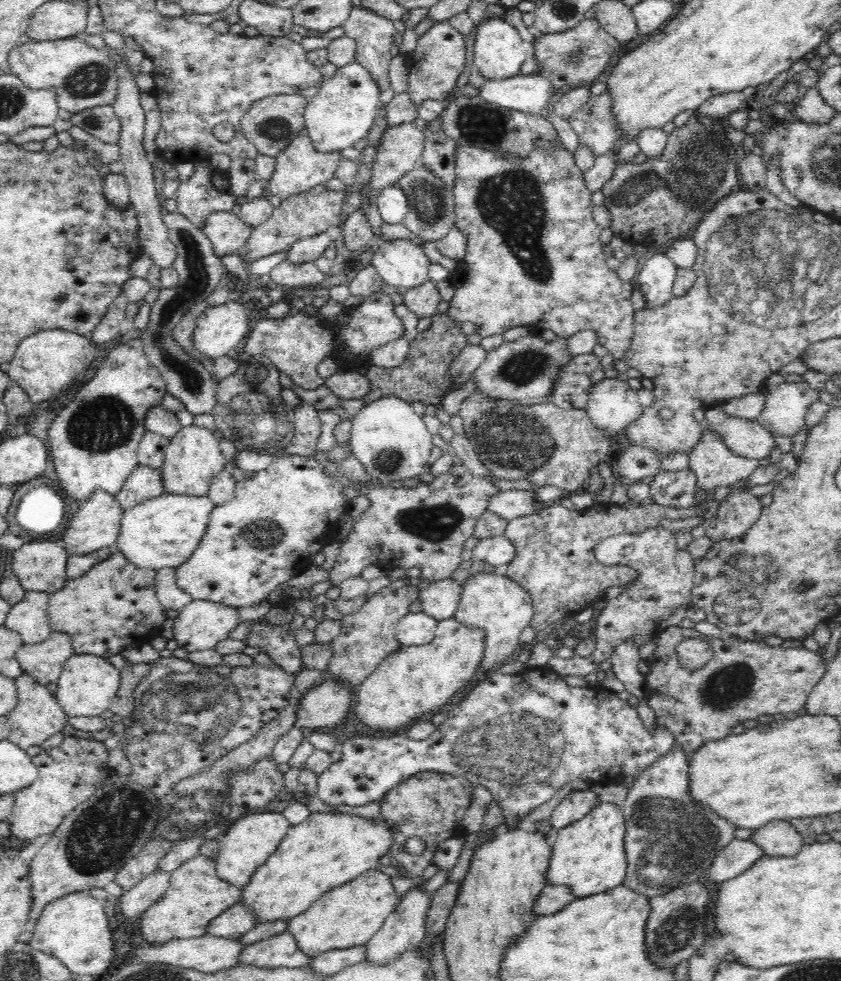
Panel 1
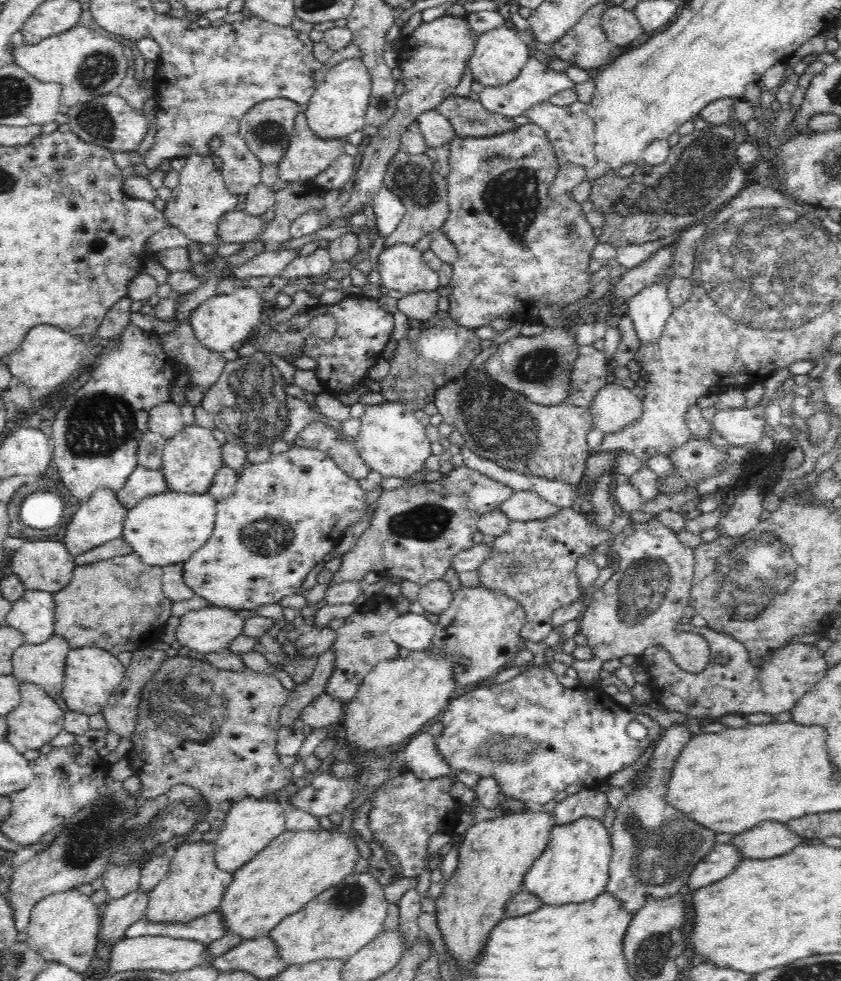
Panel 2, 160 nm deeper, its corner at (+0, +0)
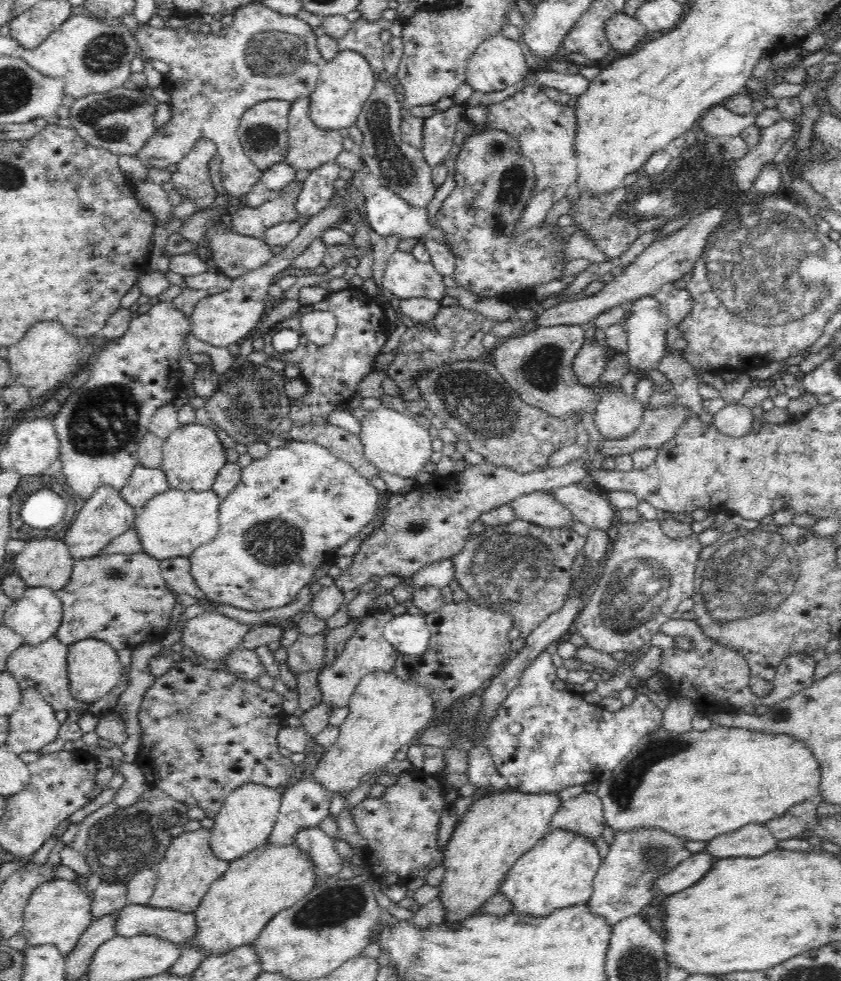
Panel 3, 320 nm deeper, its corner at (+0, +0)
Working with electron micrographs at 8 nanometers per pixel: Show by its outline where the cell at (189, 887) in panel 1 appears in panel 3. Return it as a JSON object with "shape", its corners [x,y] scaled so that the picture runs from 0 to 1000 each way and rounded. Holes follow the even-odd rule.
{"shape":[[[235,844],[209,852],[199,862],[199,869],[187,883],[188,897],[176,923],[214,930],[231,930],[250,902],[271,889],[272,879],[262,877],[251,866],[251,846]]]}

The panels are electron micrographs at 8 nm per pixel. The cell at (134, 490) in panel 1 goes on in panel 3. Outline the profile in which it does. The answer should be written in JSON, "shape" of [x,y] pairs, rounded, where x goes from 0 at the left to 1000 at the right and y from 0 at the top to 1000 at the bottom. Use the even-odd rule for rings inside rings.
{"shape":[[[166,474],[157,480],[152,493],[145,497],[147,510],[163,521],[168,520],[183,506],[202,498],[197,482],[190,477],[171,477]]]}

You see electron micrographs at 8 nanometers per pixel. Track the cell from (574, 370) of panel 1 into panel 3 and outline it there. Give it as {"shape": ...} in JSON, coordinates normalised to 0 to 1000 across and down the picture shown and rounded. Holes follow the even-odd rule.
{"shape":[[[696,347],[680,371],[683,382],[693,393],[712,389],[724,364],[710,347]]]}

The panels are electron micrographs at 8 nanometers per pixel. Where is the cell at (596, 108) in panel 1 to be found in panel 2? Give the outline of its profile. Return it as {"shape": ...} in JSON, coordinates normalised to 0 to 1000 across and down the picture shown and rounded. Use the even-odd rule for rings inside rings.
{"shape":[[[653,102],[636,107],[637,110],[628,110],[628,114],[623,114],[622,118],[628,119],[630,125],[644,130],[667,169],[684,167],[684,169],[704,171],[710,165],[710,157],[707,154],[709,142],[705,141],[706,123],[699,119],[699,107],[687,103],[675,108],[663,108]]]}

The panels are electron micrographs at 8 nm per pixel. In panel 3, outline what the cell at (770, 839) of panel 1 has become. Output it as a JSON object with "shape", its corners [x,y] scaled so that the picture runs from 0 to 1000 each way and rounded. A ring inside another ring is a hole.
{"shape":[[[893,839],[851,852],[842,857],[837,869],[850,876],[893,874],[901,875],[922,866],[926,856],[916,849],[911,840]]]}

